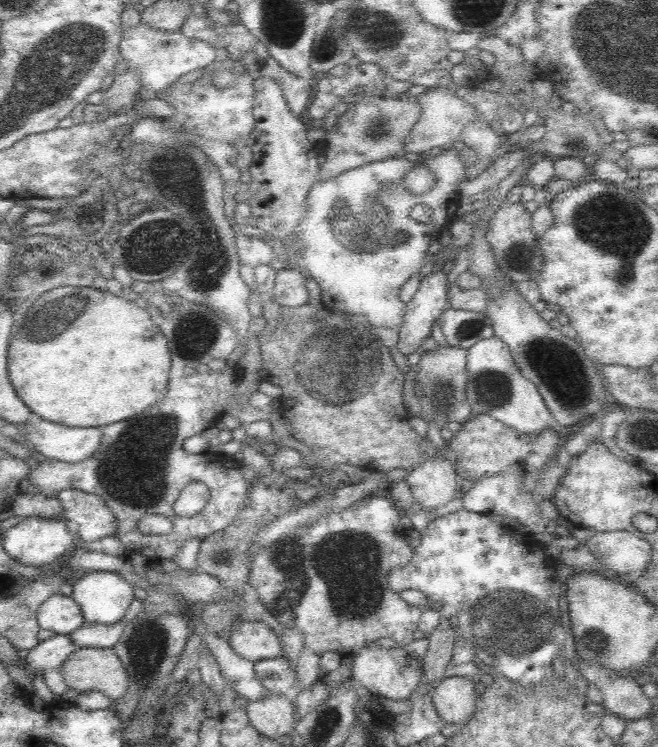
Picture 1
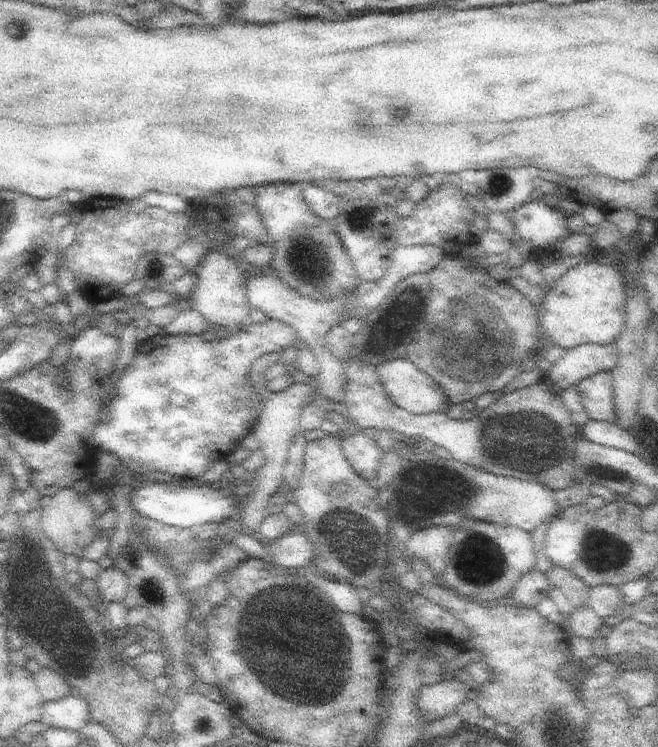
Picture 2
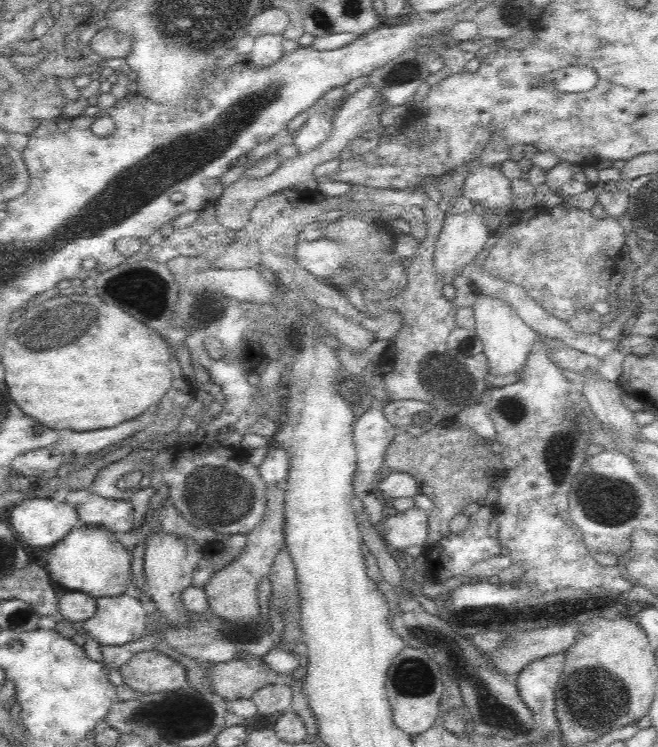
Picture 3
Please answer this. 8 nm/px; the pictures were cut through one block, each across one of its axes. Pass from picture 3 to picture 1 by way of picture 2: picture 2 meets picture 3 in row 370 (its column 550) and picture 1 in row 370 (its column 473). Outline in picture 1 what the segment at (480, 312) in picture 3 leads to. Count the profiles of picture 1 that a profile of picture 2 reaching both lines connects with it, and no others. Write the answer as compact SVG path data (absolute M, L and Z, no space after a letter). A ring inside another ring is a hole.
M492 335L473 344L467 350L465 369L467 376L465 395L472 416L492 416L524 435L538 435L552 428L550 424L553 422L552 414L546 407L537 386L522 376L515 366L511 350L498 336Z

